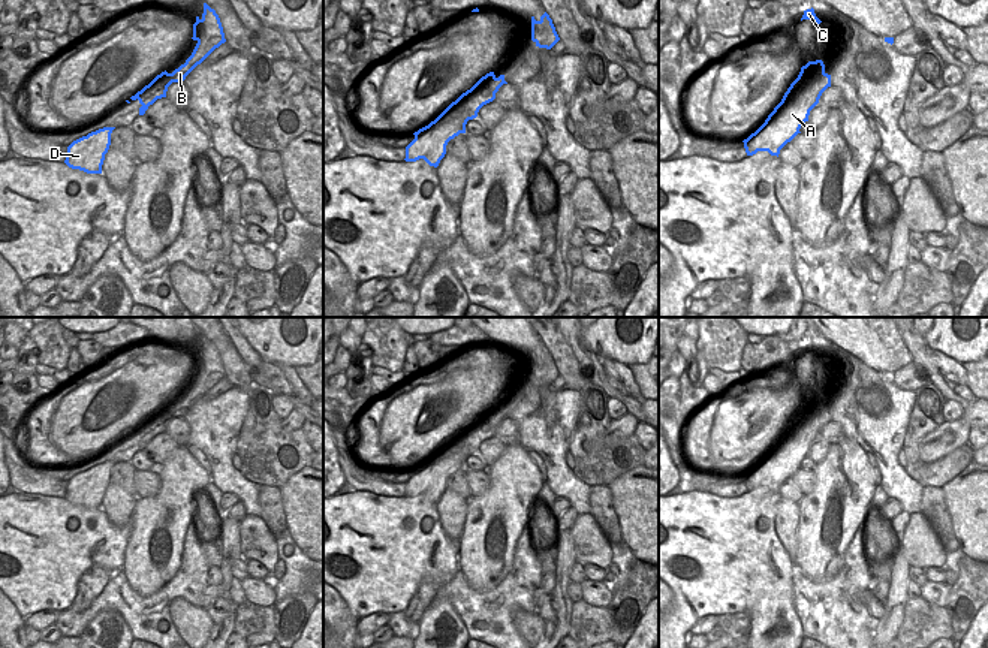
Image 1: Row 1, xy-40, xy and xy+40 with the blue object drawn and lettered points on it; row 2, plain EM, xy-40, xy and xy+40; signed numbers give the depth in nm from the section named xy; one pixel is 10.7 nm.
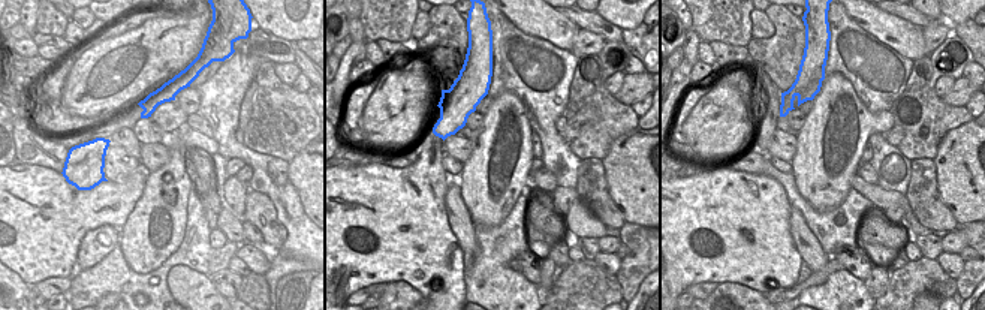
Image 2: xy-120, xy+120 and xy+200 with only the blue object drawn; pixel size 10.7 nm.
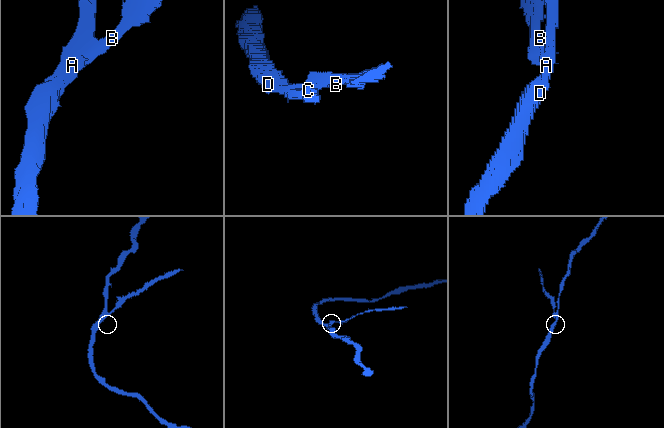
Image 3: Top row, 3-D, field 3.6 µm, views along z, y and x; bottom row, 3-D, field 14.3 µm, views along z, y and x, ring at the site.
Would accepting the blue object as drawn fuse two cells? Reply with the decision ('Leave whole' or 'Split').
Split.

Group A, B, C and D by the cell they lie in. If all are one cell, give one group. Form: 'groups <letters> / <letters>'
groups A C D / B

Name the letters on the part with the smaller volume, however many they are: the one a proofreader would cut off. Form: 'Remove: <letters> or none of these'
Remove: B

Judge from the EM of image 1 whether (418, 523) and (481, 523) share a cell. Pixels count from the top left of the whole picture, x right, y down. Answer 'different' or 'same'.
different

